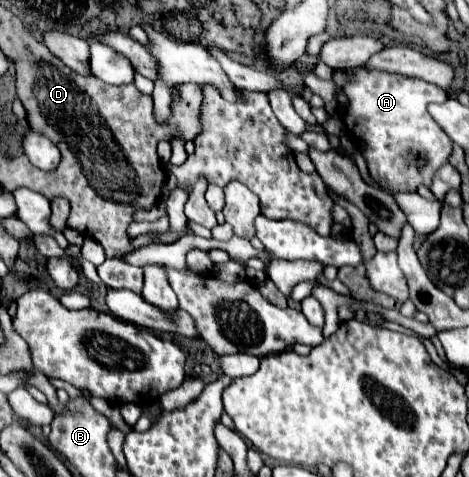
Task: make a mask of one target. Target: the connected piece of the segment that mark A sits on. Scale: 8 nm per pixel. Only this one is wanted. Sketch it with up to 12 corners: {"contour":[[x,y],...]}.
{"contour":[[356,68],[344,124],[384,192],[430,186],[448,94]]}

